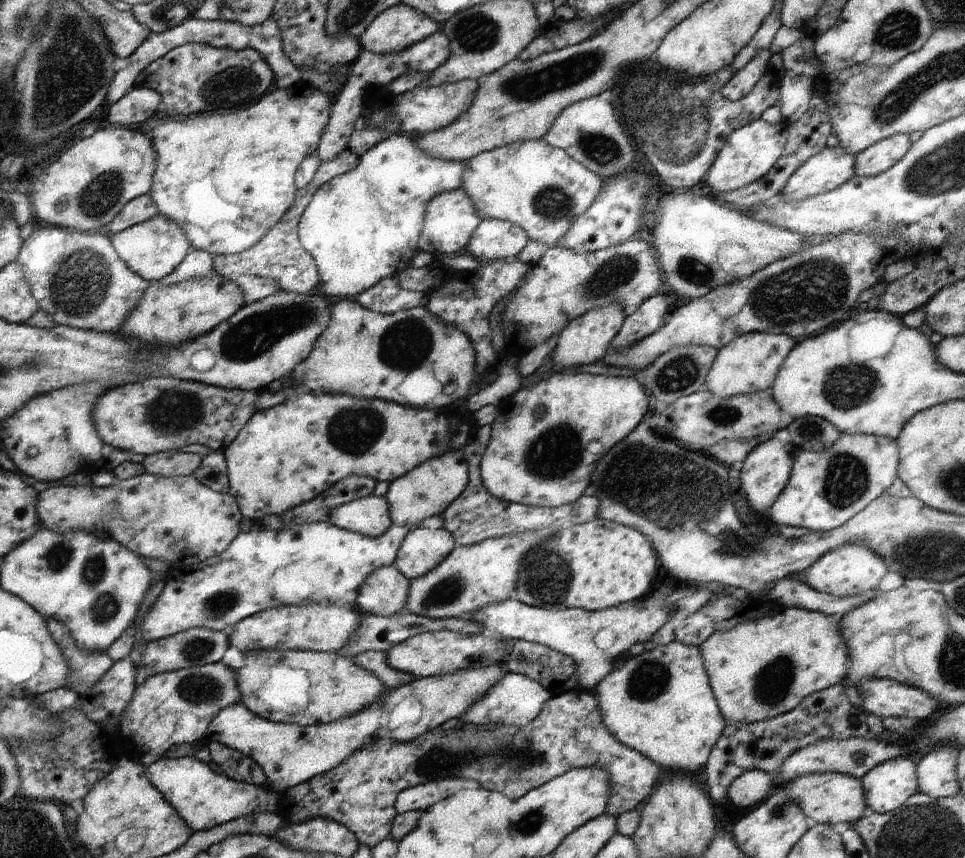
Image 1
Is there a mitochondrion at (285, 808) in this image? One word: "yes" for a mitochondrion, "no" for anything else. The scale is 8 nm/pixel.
no

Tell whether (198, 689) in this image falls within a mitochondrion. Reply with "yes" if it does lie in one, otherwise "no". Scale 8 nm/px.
yes

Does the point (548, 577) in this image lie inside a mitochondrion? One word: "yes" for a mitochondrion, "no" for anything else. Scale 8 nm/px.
yes

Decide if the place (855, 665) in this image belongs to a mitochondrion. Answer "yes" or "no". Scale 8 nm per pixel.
no

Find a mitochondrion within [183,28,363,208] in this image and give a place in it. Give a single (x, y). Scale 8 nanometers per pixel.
(247, 79)

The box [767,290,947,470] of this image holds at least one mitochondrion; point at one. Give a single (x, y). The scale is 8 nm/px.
(846, 387)

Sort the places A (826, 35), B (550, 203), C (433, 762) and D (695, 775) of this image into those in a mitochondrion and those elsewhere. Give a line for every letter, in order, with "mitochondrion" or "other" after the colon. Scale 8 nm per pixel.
A: other
B: mitochondrion
C: mitochondrion
D: other

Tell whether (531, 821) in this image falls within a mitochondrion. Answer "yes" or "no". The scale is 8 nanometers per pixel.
yes

